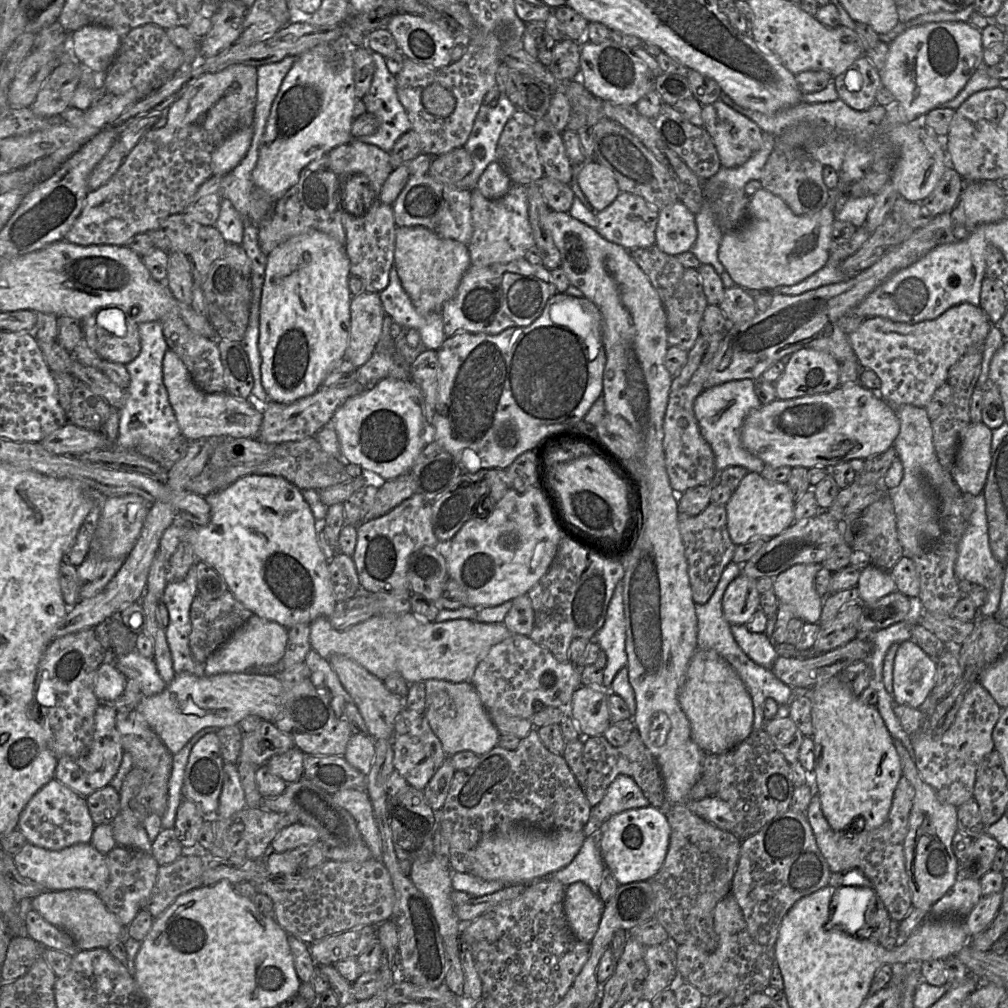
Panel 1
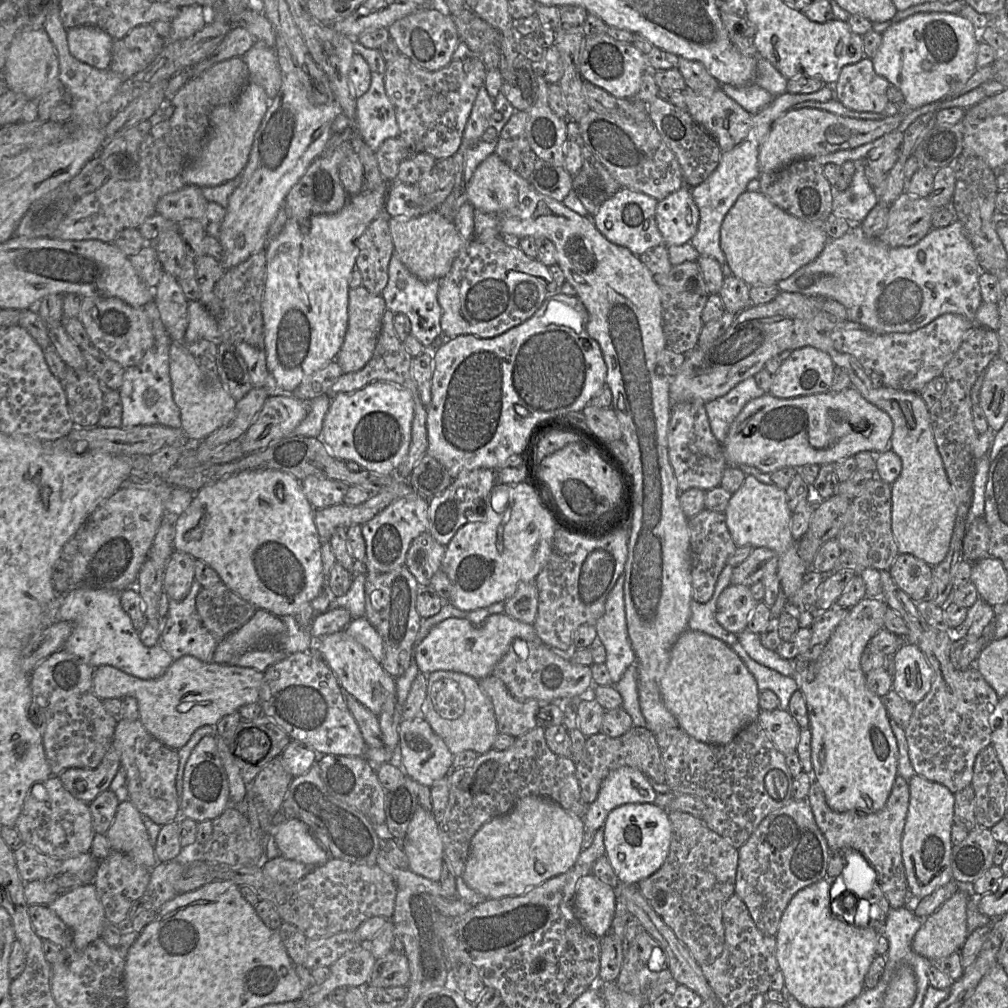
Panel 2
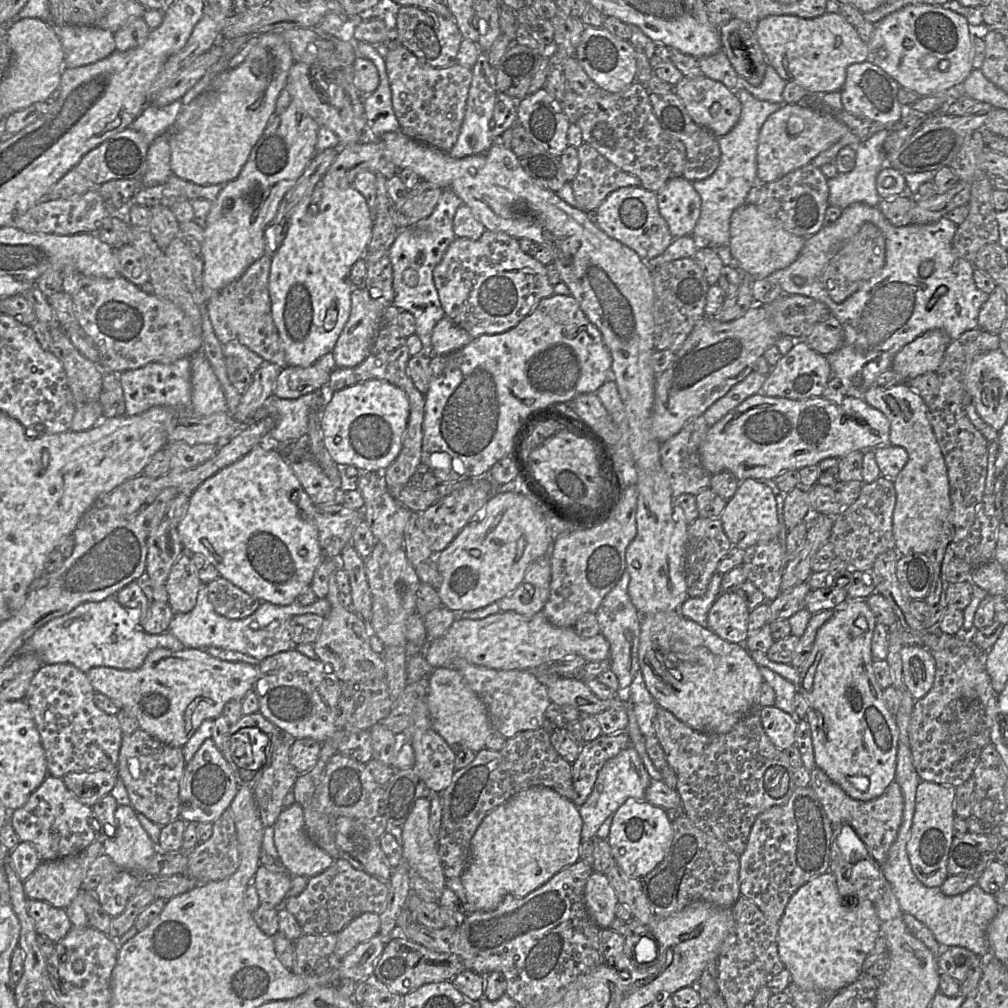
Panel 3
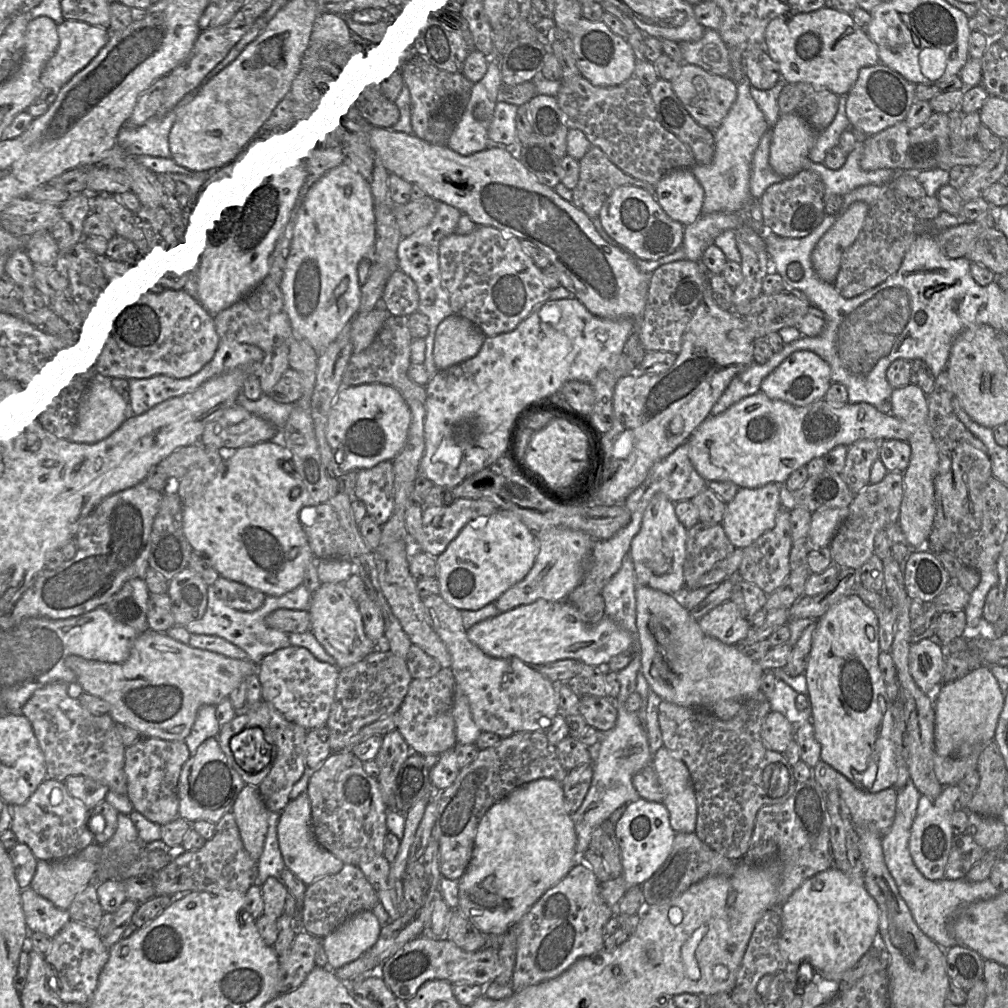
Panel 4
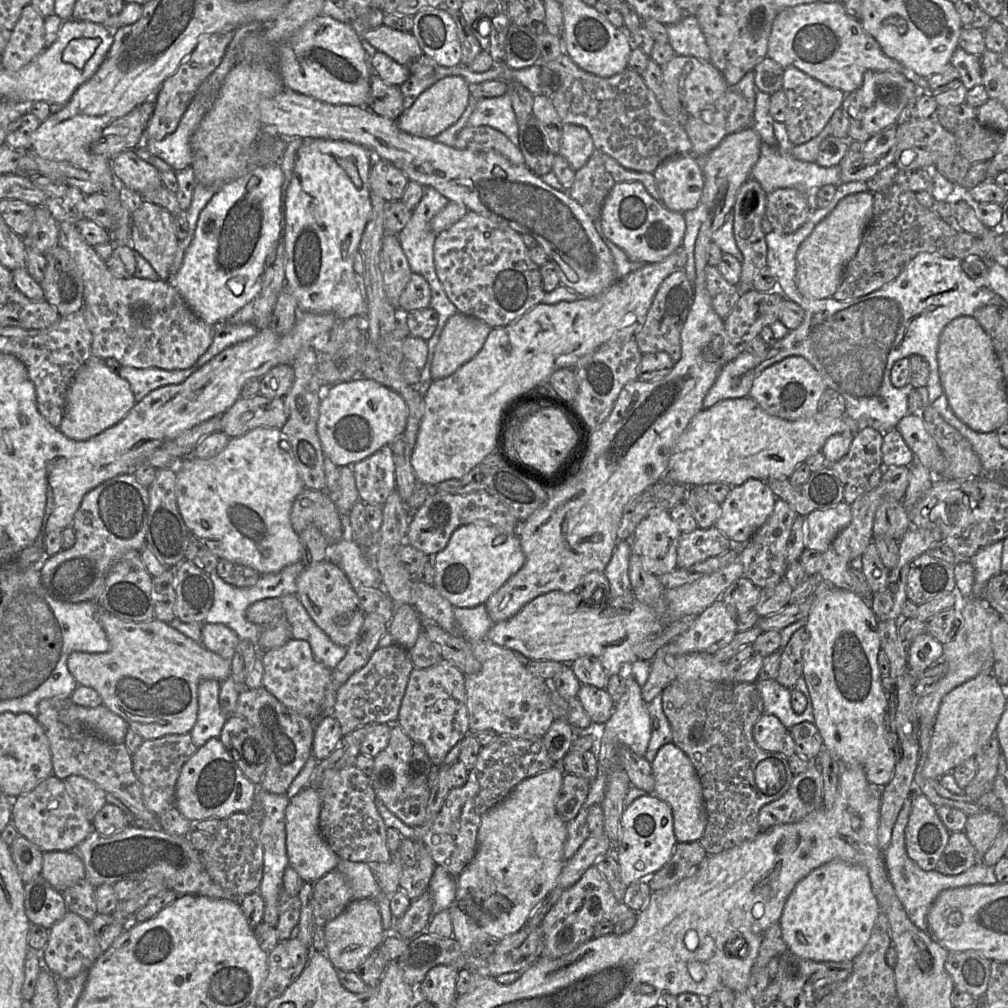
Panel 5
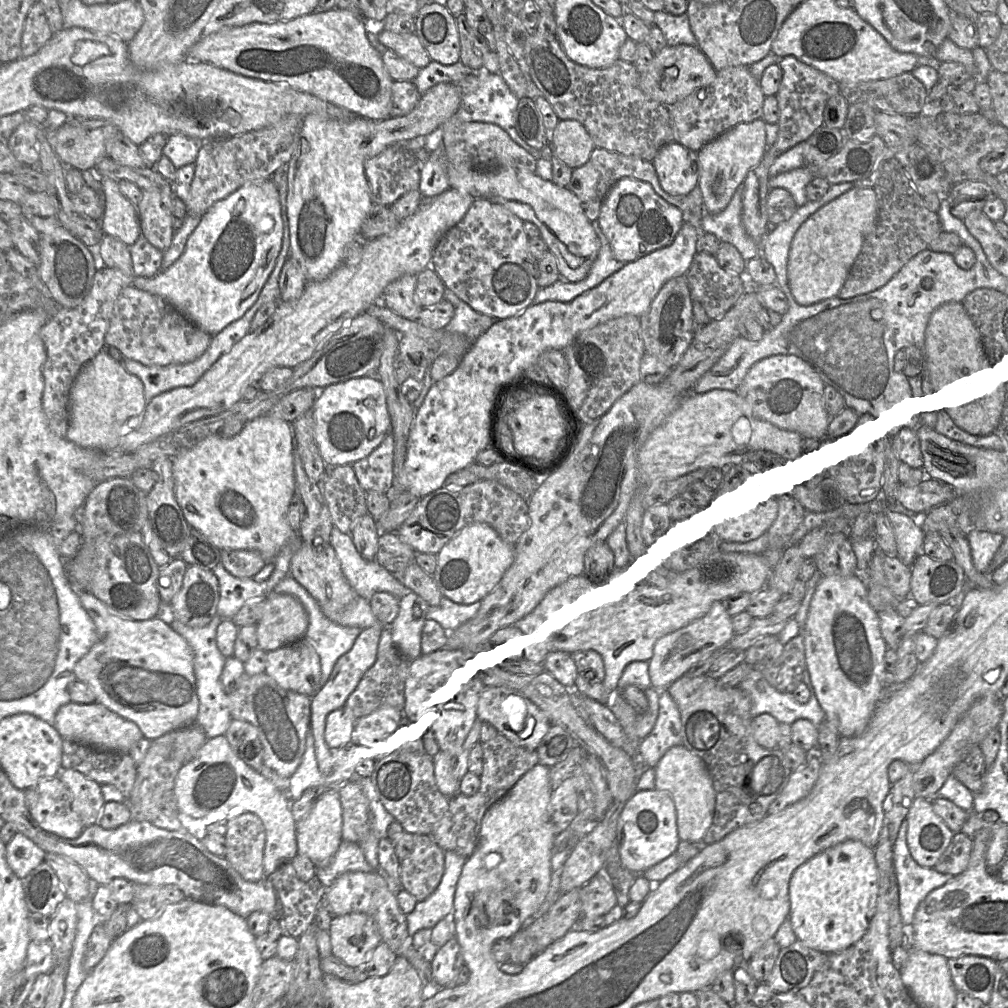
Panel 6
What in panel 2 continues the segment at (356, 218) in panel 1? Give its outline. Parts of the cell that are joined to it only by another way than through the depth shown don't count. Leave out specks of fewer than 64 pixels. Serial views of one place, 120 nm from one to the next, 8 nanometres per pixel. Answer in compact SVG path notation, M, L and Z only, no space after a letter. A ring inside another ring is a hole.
M381 213L355 241L355 268L361 273L362 286L374 295L381 295L388 283L388 266L394 252L389 221L390 217Z

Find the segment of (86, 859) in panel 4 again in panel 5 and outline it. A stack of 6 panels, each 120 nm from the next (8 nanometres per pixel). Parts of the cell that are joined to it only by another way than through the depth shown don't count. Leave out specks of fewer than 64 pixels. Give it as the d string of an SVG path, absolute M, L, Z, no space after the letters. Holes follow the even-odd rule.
M74 851L44 853L41 875L61 893L77 881L86 878L83 861Z

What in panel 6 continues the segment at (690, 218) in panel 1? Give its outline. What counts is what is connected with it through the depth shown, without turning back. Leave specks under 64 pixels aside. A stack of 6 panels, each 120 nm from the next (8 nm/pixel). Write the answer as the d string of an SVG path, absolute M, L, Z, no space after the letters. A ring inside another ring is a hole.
M678 142L662 146L652 160L660 186L673 196L686 196L698 184L698 152Z

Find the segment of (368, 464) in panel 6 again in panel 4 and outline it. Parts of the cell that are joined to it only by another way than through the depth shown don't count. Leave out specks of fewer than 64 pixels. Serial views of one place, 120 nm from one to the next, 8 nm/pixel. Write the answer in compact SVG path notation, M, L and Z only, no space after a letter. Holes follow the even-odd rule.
M382 461L373 468L359 470L352 496L362 500L367 515L383 526L394 509L393 461Z

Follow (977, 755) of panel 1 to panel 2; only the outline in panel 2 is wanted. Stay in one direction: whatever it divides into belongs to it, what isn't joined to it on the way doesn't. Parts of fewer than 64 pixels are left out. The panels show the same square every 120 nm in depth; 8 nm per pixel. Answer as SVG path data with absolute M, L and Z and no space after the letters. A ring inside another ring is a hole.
M878 570L881 577L881 598L891 609L900 615L907 627L907 643L917 646L933 668L934 675L929 693L918 703L914 704L913 714L905 728L908 752L911 764L916 774L929 781L946 786L953 794L970 785L973 769L978 753L991 745L993 729L990 725L990 715L999 704L999 697L976 668L975 663L966 670L956 669L950 660L950 648L953 640L948 632L940 631L930 626L920 615L916 603L893 580L889 570Z

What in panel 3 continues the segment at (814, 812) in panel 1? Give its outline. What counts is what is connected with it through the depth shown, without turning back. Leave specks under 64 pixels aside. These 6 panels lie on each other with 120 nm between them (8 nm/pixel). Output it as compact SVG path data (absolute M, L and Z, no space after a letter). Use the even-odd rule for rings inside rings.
M816 767L810 772L810 787L814 790L833 827L850 825L867 847L871 857L882 866L887 860L889 850L895 842L904 813L904 797L899 784L894 781L886 791L871 801L859 801L851 798L821 769Z

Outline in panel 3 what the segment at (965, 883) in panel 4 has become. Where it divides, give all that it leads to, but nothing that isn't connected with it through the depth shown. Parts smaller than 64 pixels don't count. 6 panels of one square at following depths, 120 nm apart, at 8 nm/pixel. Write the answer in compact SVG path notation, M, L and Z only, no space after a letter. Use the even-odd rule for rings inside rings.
M898 744L895 781L899 784L903 793L904 813L897 838L891 846L887 860L881 866L881 869L892 887L903 913L912 915L926 925L943 948L963 947L972 951L979 958L988 957L991 953L987 928L1001 910L995 896L986 893L977 884L963 894L947 896L938 887L925 886L912 869L907 853L907 843L911 836L917 787L922 779L913 765L909 745Z

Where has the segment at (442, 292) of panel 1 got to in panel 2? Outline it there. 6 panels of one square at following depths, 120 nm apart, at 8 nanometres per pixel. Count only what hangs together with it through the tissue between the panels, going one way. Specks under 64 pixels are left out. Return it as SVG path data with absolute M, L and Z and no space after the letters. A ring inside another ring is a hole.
M437 210L418 217L390 218L389 228L394 252L403 265L422 281L440 280L446 276L453 261L466 245L454 221L447 220Z

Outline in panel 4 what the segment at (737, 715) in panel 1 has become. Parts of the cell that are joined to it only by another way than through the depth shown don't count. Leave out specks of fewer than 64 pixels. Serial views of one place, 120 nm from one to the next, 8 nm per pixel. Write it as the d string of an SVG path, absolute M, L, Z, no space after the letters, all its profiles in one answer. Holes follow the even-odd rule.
M645 585L636 588L637 641L641 660L641 673L650 689L662 700L701 709L714 714L723 721L732 719L740 710L742 703L761 691L764 670L758 661L747 657L740 645L727 645L706 635L689 610L685 608L678 595L667 594Z

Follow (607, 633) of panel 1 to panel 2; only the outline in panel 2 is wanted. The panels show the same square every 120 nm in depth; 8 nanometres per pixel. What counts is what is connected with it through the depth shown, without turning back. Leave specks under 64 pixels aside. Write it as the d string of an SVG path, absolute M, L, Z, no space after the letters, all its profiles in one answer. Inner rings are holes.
M624 572L607 596L604 614L596 621L597 640L606 651L605 665L612 685L619 682L630 665L635 665L636 656L629 640L625 604Z

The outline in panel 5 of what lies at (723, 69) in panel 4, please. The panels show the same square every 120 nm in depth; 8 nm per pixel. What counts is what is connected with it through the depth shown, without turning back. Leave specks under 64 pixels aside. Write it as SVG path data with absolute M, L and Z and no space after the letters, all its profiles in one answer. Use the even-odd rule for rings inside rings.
M688 16L666 26L669 44L675 54L710 61L710 50L696 16Z

